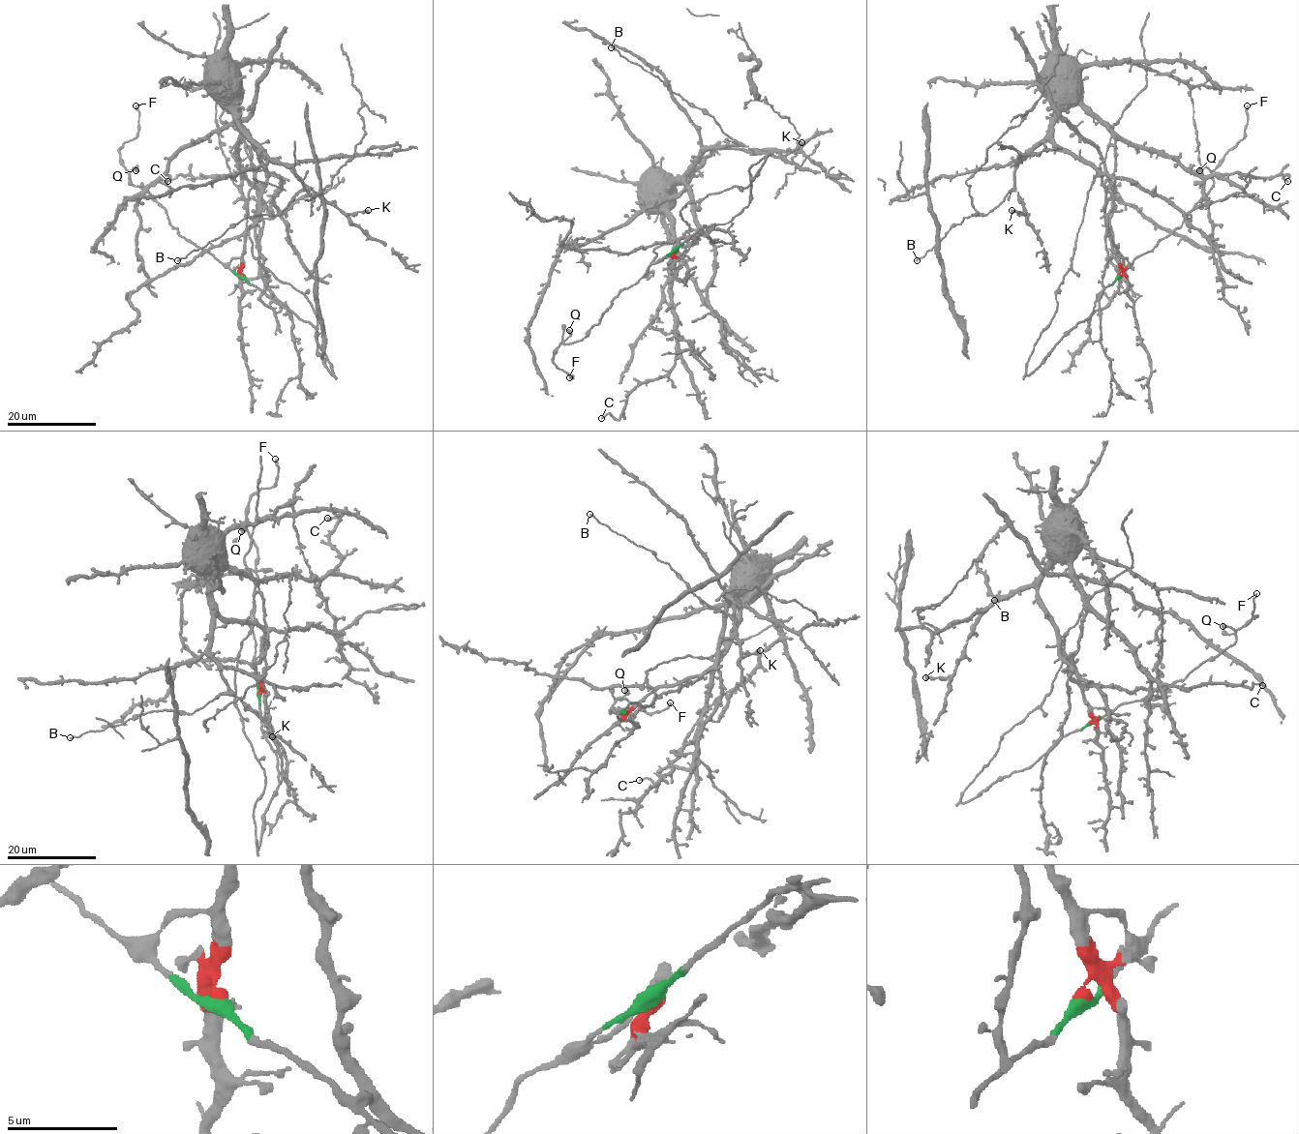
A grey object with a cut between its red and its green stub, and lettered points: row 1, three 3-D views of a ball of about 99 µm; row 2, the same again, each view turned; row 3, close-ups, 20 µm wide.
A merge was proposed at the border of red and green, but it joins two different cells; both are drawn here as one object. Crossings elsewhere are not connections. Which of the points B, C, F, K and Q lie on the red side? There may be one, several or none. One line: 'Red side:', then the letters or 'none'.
Red side: B, C, K

